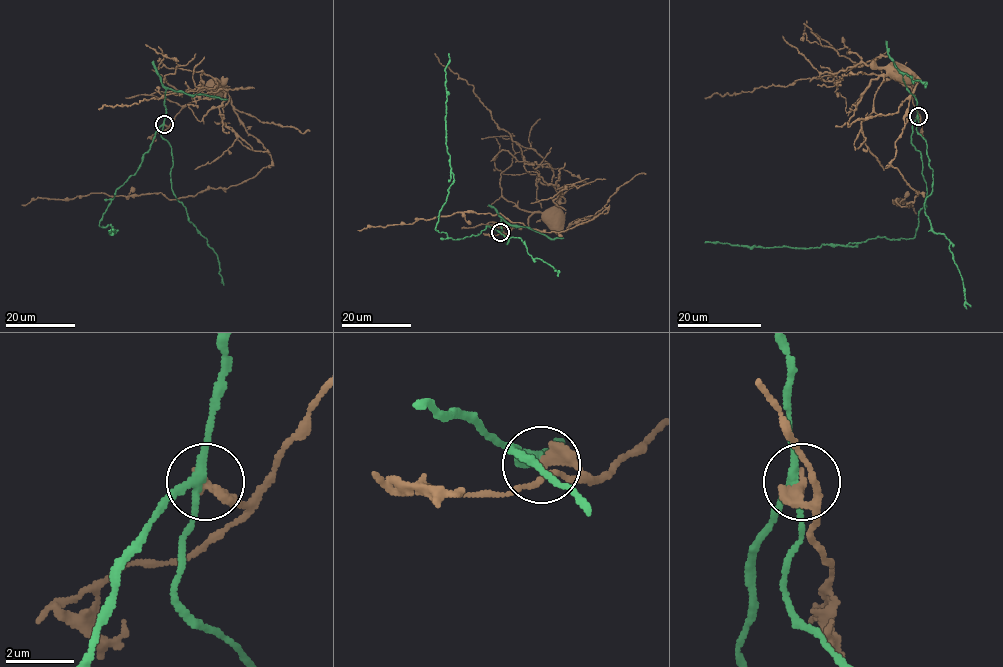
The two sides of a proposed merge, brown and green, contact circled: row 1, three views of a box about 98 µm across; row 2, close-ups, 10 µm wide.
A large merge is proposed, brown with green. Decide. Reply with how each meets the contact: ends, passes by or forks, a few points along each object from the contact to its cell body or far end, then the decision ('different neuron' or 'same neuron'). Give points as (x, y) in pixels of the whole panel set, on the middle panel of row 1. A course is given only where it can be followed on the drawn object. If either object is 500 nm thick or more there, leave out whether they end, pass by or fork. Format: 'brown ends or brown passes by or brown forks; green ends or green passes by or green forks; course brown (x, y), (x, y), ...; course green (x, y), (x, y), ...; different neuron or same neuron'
brown ends; green forks; course brown (500, 232), (527, 226), (528, 218), (535, 212), (556, 210), (554, 216); course green (500, 231), (487, 226), (479, 235), (453, 239), (435, 228), (453, 180), (445, 122), (448, 53); different neuron

